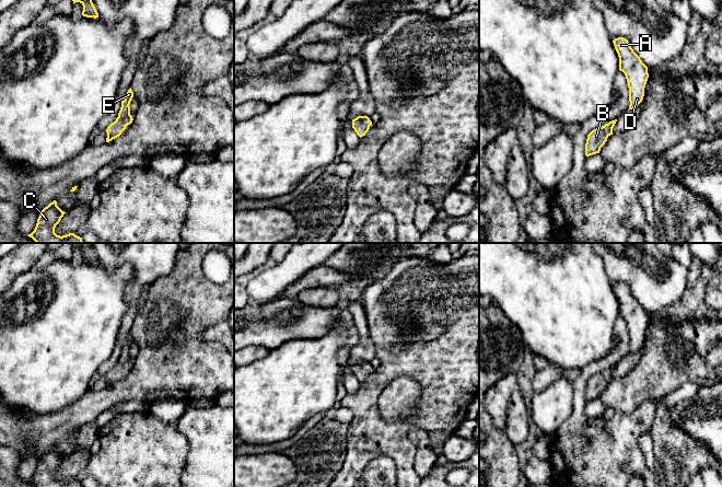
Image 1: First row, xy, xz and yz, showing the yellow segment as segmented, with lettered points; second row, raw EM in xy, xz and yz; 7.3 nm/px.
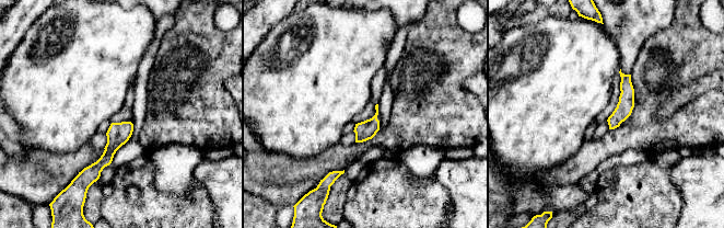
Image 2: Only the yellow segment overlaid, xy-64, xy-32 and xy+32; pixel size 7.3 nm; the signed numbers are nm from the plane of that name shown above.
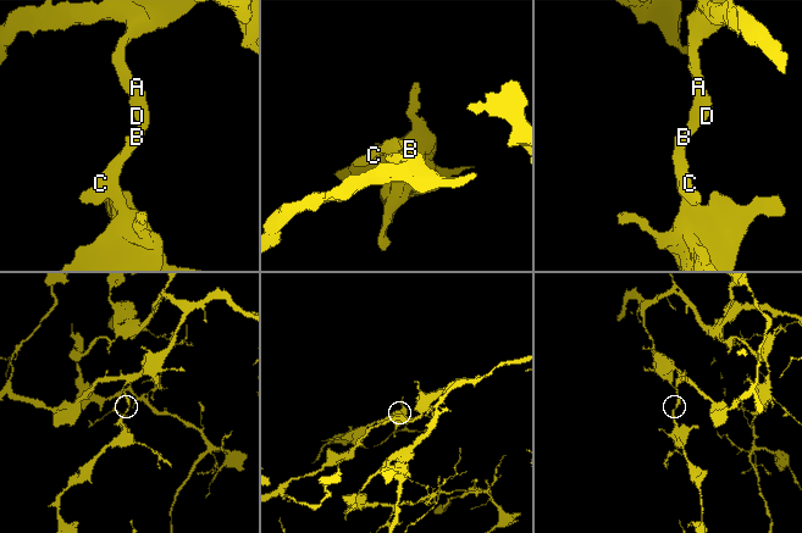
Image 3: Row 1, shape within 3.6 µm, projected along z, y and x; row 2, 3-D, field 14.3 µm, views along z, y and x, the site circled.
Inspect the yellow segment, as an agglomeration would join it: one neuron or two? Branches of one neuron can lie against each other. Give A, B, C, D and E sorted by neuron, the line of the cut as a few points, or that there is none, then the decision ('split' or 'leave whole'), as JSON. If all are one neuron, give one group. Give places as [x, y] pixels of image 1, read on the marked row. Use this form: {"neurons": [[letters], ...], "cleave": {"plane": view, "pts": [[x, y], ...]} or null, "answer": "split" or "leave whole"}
{"neurons": [["A", "B", "C", "D", "E"]], "cleave": null, "answer": "leave whole"}

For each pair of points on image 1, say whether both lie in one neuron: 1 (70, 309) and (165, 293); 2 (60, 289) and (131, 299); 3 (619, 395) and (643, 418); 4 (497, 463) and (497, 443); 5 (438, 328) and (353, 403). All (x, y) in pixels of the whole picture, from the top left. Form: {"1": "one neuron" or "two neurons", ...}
{"1": "two neurons", "2": "two neurons", "3": "two neurons", "4": "one neuron", "5": "two neurons"}

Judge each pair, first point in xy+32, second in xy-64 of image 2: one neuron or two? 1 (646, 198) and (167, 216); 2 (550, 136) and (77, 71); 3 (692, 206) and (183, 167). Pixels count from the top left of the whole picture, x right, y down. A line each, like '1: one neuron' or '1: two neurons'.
1: one neuron
2: one neuron
3: two neurons

